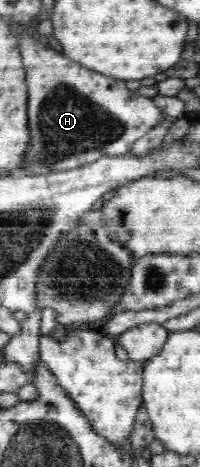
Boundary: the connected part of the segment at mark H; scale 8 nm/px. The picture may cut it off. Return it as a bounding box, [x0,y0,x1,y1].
[20,39,167,174]

